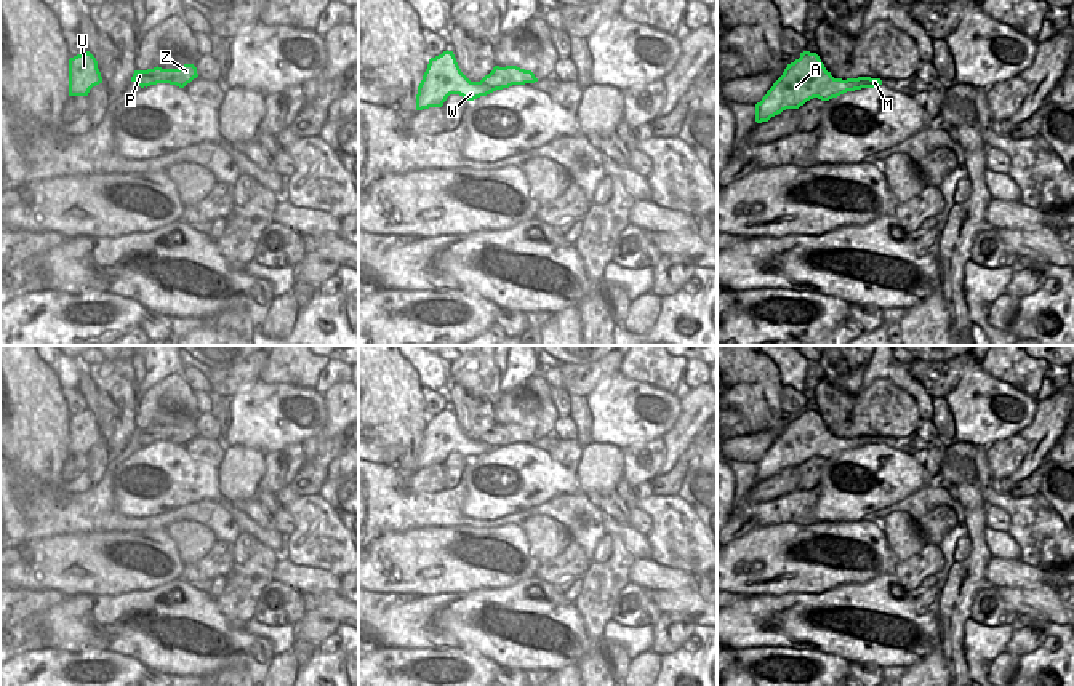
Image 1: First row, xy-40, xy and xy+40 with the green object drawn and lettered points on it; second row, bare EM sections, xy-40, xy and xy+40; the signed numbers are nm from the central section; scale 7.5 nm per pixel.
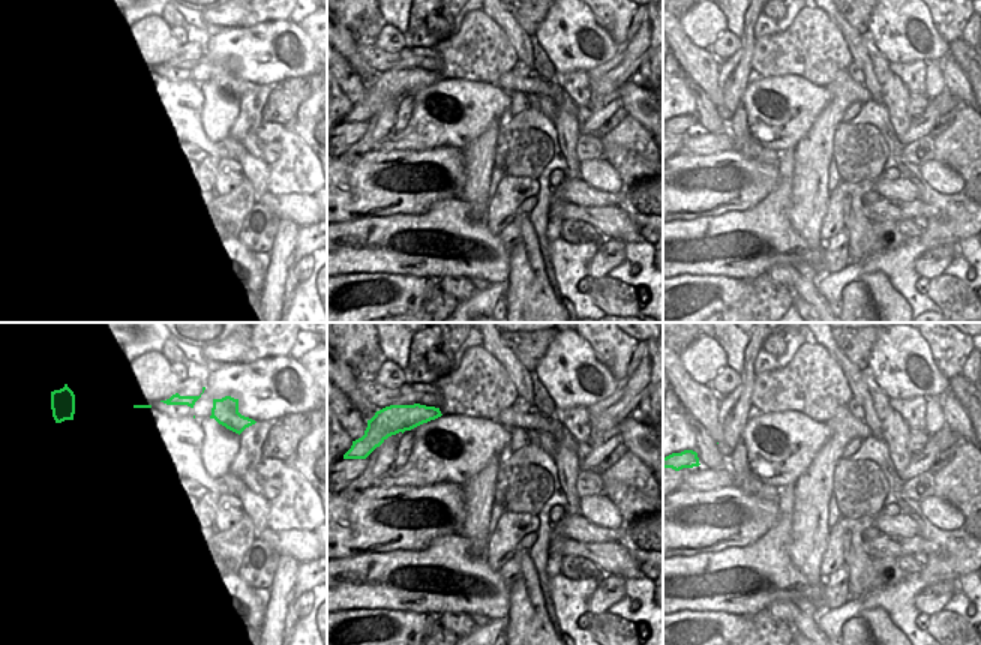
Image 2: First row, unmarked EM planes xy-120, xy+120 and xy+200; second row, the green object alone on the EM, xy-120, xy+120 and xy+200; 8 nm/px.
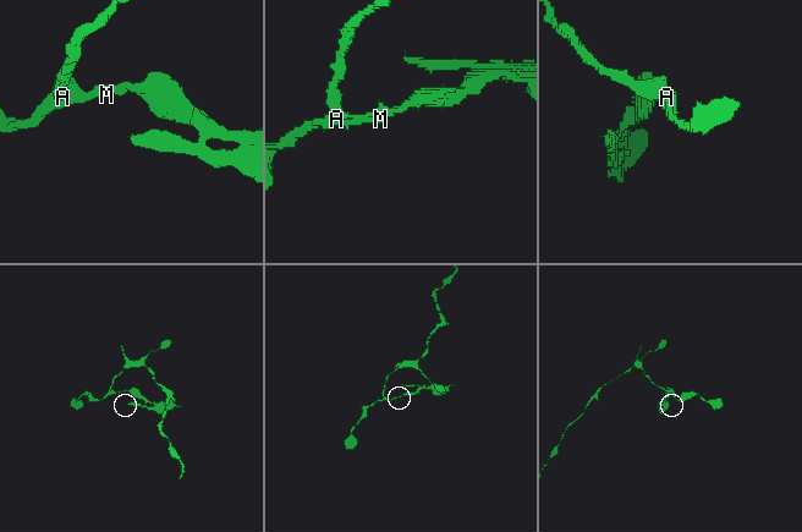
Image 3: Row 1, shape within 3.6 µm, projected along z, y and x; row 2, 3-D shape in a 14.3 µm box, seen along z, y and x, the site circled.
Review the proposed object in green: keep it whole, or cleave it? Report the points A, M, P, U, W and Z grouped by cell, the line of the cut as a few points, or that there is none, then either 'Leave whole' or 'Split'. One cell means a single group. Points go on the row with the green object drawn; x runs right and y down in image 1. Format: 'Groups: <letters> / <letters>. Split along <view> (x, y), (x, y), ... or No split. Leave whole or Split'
Groups: A U W / M P Z. Split along xy (480, 80), (495, 87), (504, 87). Split.

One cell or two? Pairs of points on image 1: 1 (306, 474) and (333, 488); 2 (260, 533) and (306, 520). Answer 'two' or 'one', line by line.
1: two
2: two

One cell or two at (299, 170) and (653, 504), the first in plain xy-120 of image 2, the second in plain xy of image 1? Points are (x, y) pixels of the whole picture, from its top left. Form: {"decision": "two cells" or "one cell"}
{"decision": "one cell"}

